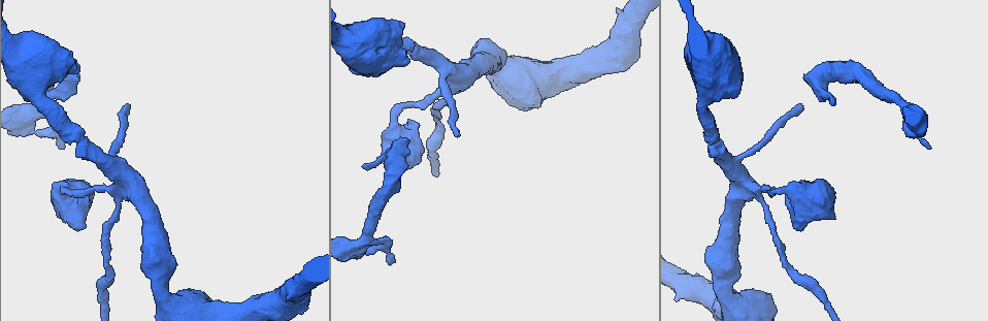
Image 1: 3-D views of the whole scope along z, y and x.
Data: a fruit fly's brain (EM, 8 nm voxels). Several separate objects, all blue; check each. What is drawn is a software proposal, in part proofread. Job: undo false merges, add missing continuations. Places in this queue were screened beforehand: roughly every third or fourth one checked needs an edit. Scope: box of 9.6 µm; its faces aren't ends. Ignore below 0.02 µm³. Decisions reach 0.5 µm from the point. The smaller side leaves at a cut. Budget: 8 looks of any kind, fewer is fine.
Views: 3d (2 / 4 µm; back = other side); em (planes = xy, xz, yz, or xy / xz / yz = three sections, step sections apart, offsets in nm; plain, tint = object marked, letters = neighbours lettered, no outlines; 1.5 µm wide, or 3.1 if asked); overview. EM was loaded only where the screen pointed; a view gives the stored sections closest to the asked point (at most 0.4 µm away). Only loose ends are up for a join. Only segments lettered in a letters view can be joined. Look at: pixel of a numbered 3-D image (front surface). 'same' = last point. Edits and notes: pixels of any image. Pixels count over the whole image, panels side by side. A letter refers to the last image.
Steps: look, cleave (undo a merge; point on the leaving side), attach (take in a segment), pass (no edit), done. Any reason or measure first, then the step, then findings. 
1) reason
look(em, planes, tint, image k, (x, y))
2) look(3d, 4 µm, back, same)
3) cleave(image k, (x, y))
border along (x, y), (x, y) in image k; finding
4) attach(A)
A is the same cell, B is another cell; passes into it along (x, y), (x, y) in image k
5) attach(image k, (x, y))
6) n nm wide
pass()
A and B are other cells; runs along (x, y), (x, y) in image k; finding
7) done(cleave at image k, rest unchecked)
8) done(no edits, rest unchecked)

an open end
look(3d, 2 µm, image 1, (129, 105))

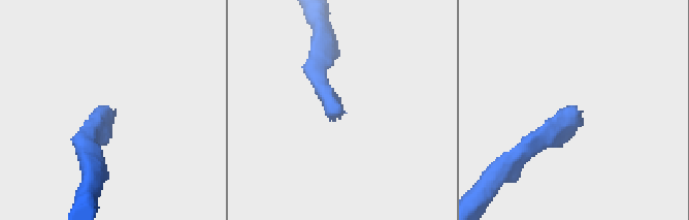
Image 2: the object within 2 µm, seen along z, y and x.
look(em, planes, letters, image 2, (111, 109))

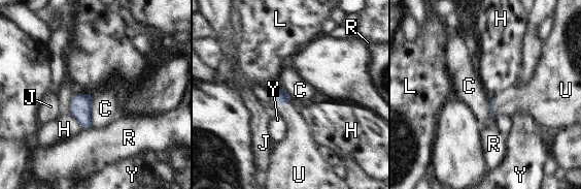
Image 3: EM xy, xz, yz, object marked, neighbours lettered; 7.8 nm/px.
attach(U)
U is the same cell, C, H, J, L, R and Y are other cells; passes into it along (491, 104), (493, 106), (506, 102) in image 3; it goes on there

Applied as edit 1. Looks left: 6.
look(overview)

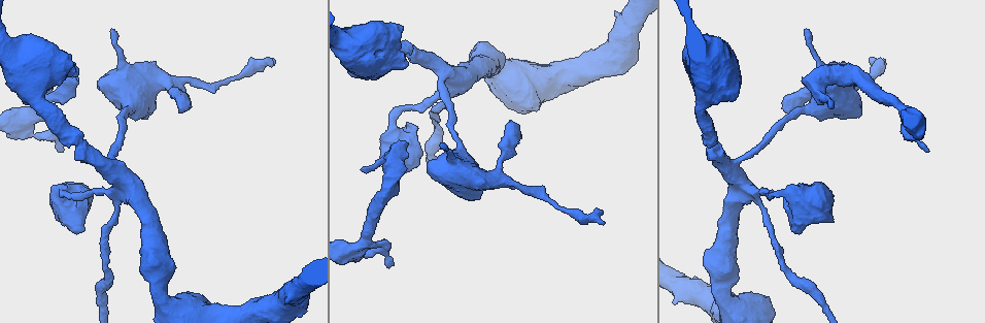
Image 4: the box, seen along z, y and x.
stops while still wide
look(3d, 2 µm, back, image 4, (794, 230))

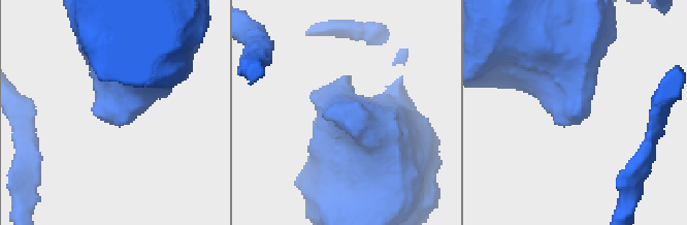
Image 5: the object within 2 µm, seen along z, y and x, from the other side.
look(em, planes, letters, image 5, (573, 115))

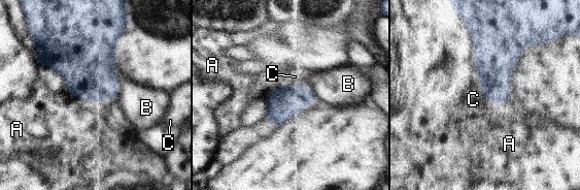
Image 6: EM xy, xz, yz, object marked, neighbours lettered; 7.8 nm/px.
A touches over 260 nm
pass()
A, B and C are other cells; border along (67, 92), (98, 103) in image 6; no lettered segment goes on from it

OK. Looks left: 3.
an open end
look(em, planes, tint, image 4, (364, 170))

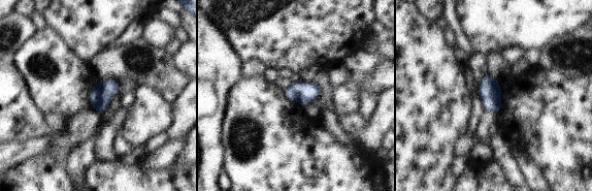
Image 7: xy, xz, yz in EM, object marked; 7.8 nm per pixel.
what lies round it
look(em, planes, letters, same)

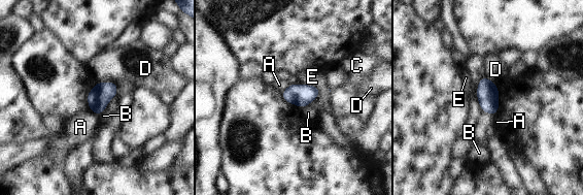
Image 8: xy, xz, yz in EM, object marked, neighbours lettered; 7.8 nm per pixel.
pass()
A, B, C, D and E are other cells; border along (308, 104), (301, 108) in image 8; no lettered segment goes on from it

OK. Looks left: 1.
done(attach at image 3, rest unchecked)

